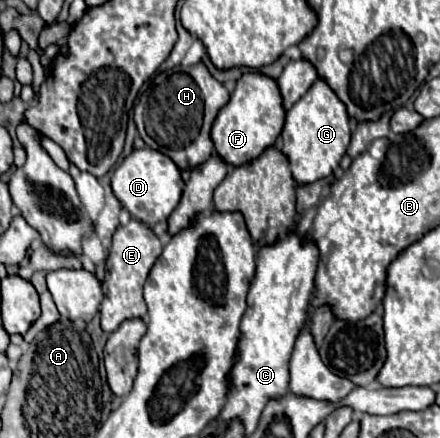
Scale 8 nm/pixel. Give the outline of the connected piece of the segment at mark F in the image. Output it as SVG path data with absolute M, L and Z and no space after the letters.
M245 72L237 80L231 100L219 110L213 122L211 138L213 138L217 154L227 164L241 166L257 158L265 148L277 142L283 122L285 122L285 108L283 108L283 98L281 98L277 80L259 72Z

